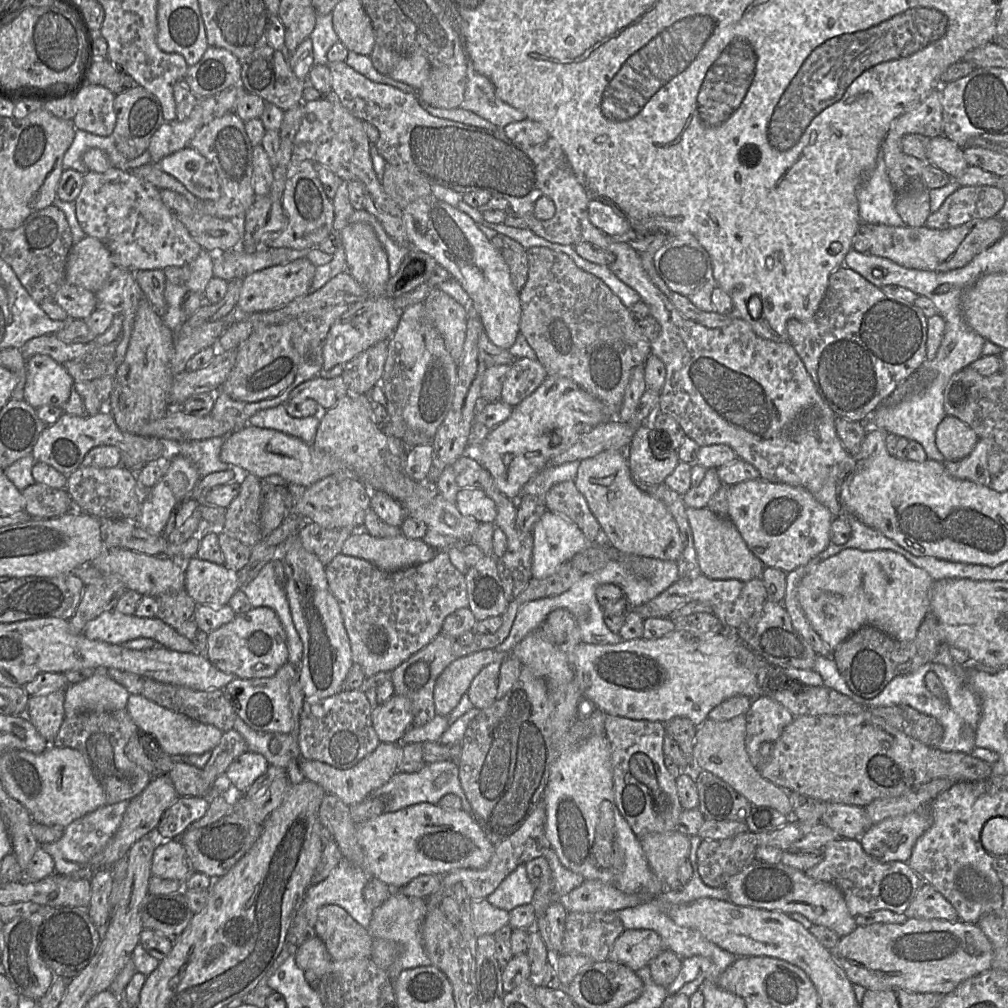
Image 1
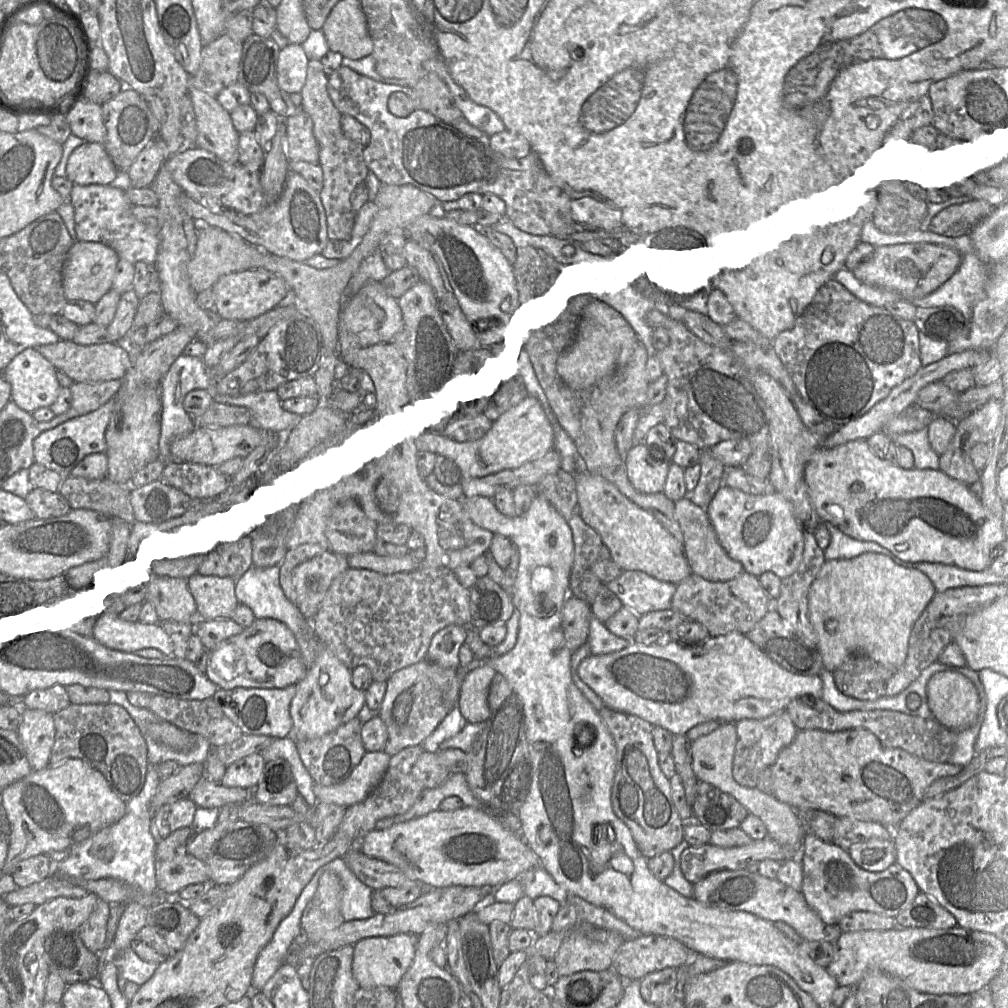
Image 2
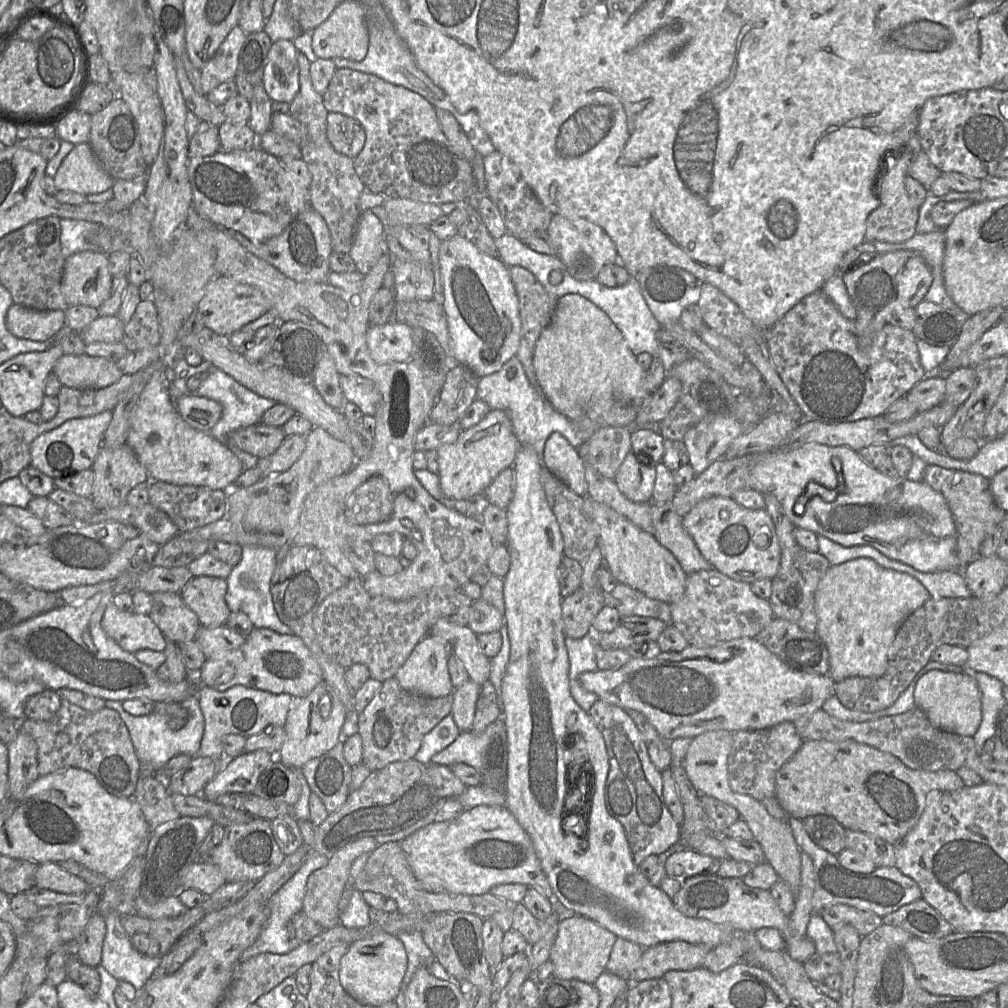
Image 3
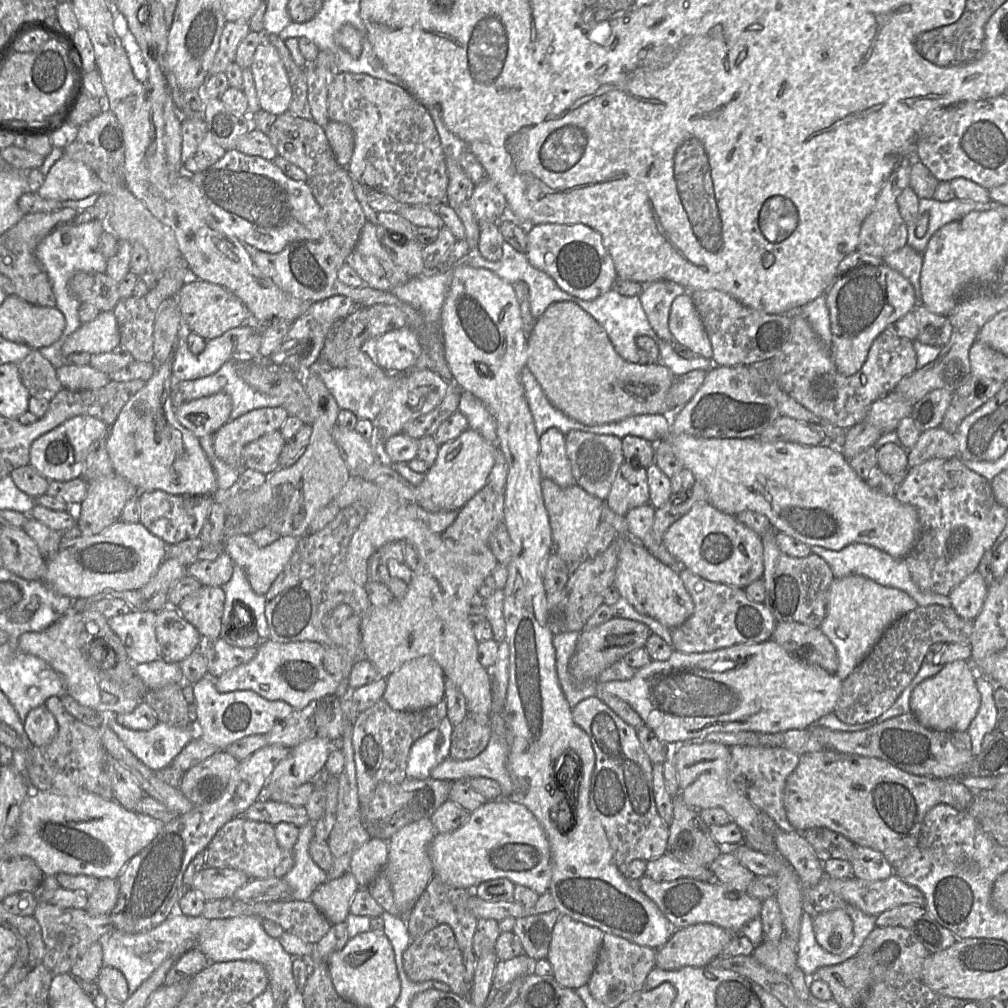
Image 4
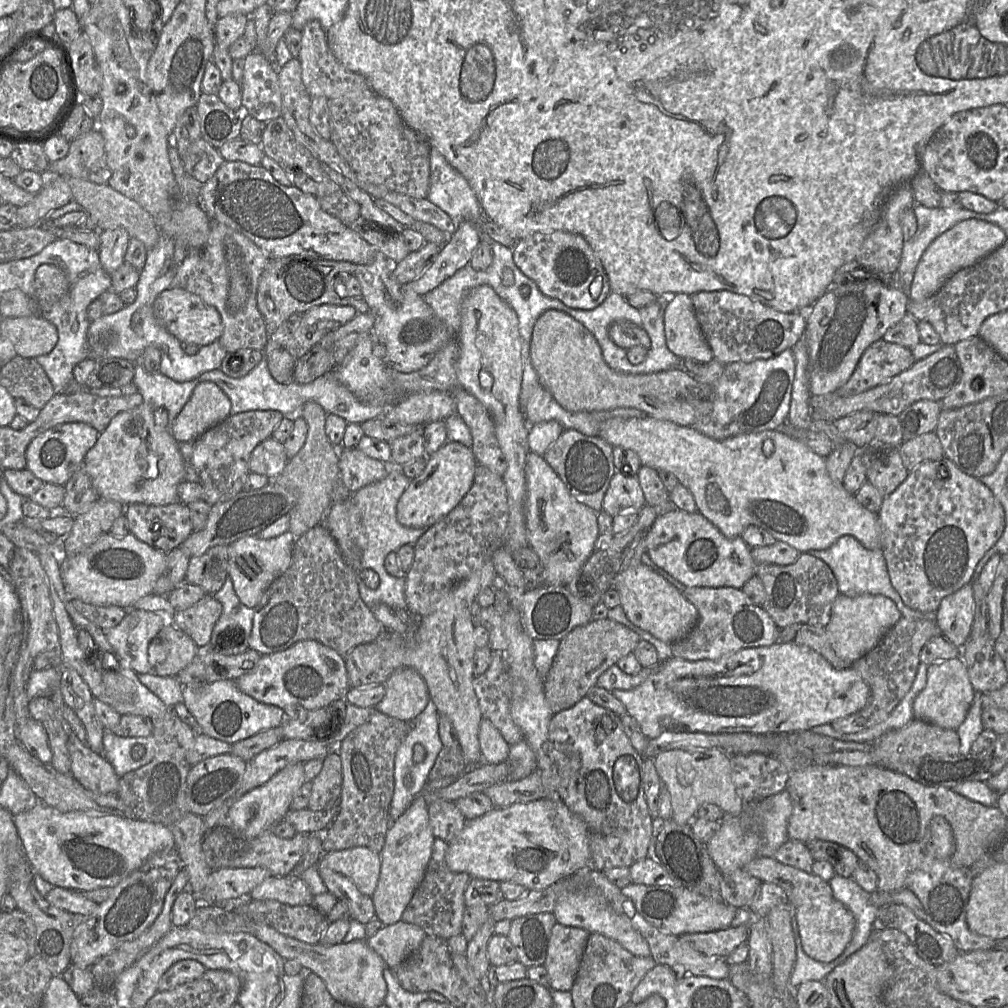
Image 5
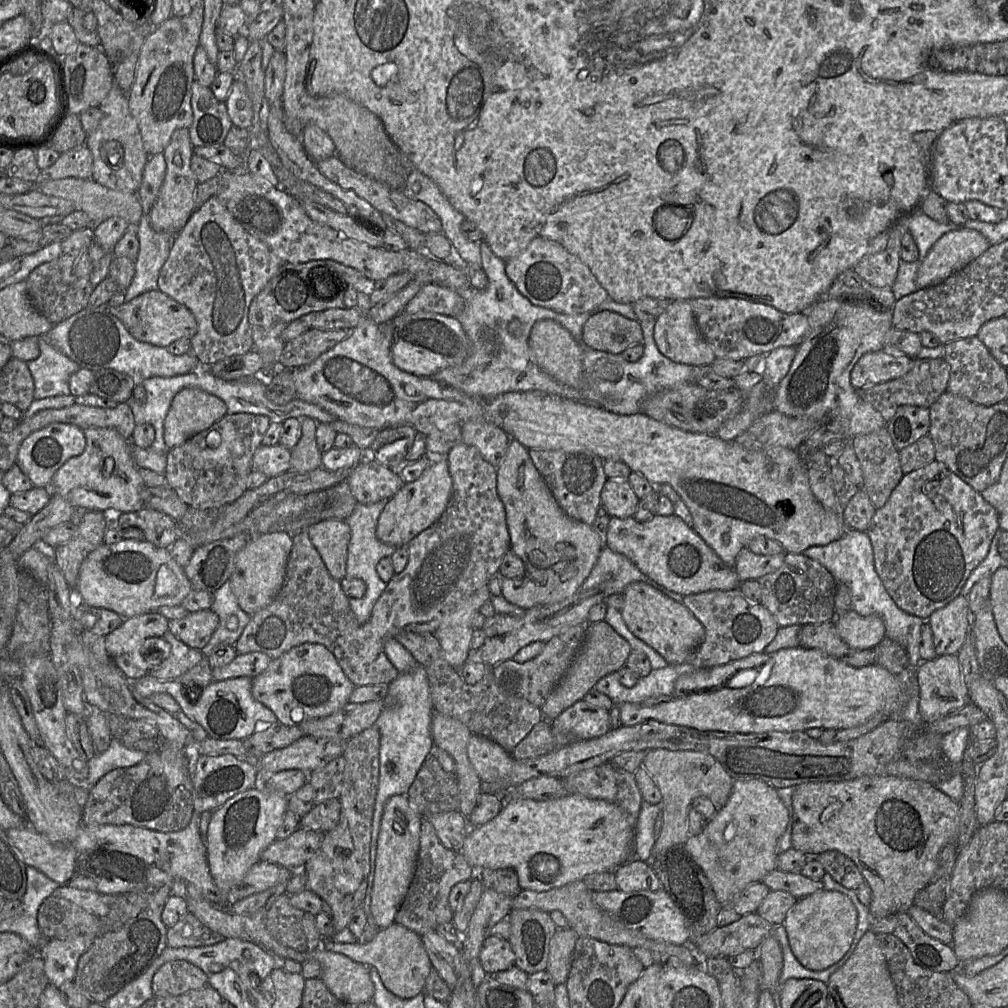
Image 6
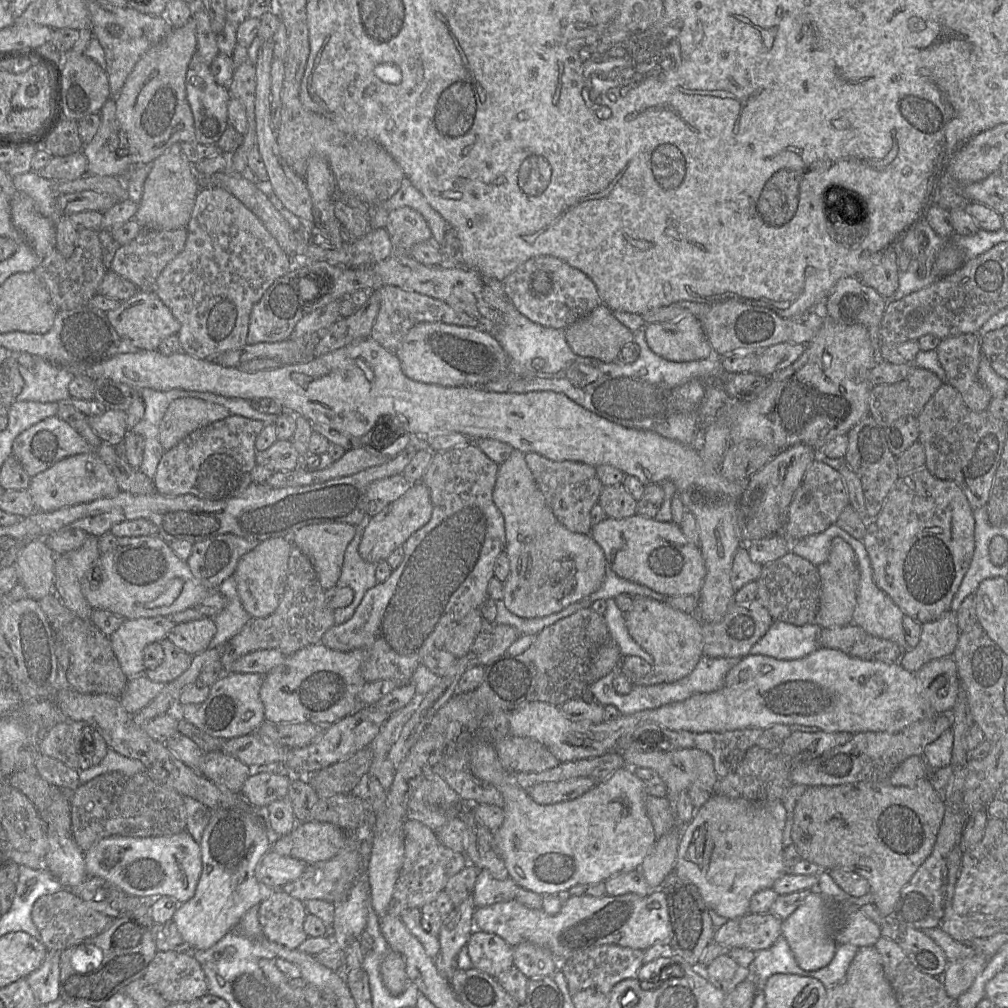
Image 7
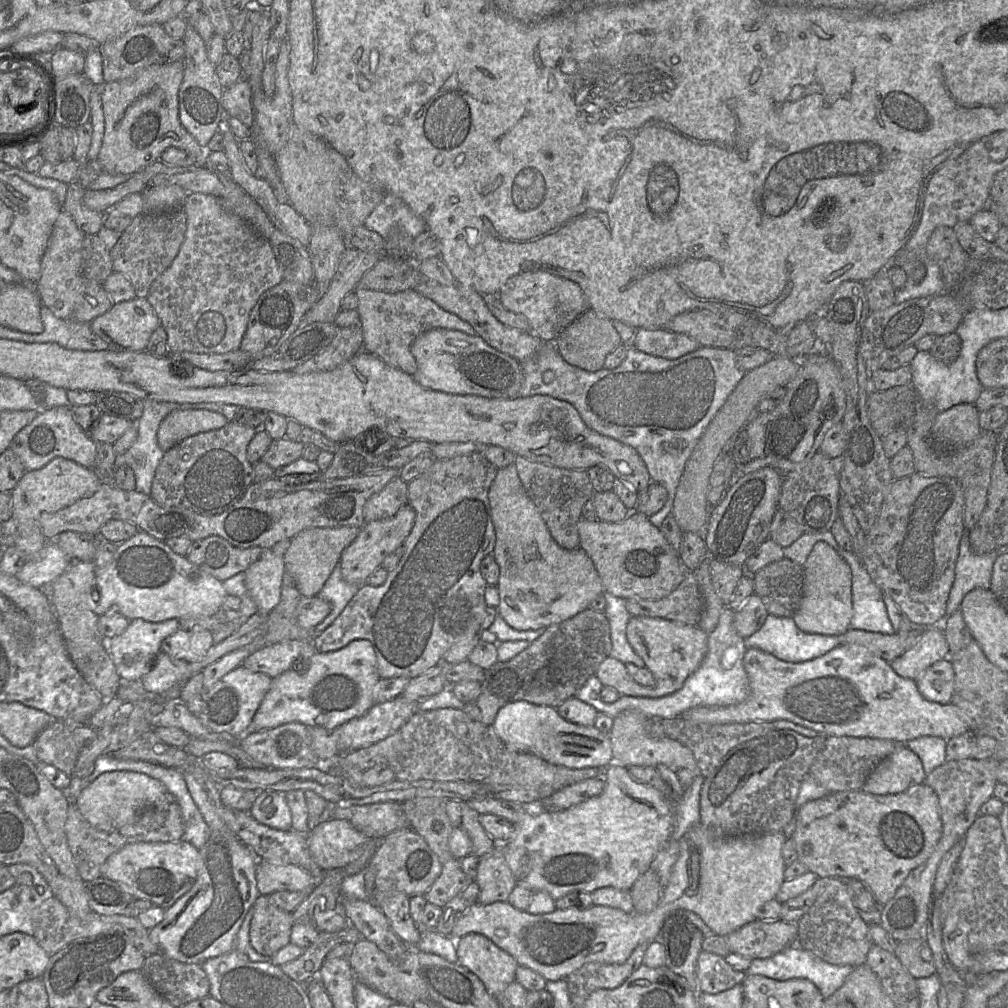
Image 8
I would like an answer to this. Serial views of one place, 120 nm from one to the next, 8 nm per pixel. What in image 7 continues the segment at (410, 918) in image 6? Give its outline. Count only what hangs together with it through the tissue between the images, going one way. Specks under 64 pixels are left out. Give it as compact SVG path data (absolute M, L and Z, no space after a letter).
M406 819L403 823L403 832L404 861L387 909L387 914L398 918L404 910L420 909L426 904L431 904L444 890L448 880L469 865L465 854L455 853L445 847L436 833L425 824Z

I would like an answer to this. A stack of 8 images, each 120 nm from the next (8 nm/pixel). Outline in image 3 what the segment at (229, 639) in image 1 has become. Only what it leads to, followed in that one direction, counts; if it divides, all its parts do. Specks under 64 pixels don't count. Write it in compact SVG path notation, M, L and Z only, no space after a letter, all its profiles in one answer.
M255 627L240 647L222 658L206 659L201 679L204 685L218 691L242 685L273 694L287 693L294 698L305 697L324 680L318 662L301 638Z

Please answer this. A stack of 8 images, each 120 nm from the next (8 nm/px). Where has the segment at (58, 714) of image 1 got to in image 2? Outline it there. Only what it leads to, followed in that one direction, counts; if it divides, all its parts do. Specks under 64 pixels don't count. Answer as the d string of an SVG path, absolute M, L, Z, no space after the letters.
M21 705L16 732L31 771L47 767L55 736L53 715L44 710L29 709Z

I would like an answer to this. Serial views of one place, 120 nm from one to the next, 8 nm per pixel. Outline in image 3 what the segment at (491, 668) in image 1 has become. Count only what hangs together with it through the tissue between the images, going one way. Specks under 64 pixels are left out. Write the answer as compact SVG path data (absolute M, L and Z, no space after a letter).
M468 679L453 692L452 714L461 732L470 731L482 686Z

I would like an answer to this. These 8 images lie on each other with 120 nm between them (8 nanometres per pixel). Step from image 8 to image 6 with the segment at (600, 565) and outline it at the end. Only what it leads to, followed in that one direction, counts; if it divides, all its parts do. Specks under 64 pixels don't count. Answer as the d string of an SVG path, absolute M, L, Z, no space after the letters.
M675 514L670 516L655 515L651 520L642 523L634 517L611 517L608 524L606 547L627 557L641 573L654 582L682 596L710 590L738 589L740 584L735 568L727 566L696 531Z

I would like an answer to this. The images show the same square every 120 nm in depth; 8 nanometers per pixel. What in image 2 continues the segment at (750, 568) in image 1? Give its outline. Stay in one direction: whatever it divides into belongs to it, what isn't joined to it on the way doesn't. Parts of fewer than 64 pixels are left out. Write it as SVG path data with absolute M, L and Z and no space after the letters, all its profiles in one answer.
M683 498L675 502L674 516L683 533L684 553L692 573L709 581L723 582L744 572L743 565L730 558L720 545L715 529L704 509Z

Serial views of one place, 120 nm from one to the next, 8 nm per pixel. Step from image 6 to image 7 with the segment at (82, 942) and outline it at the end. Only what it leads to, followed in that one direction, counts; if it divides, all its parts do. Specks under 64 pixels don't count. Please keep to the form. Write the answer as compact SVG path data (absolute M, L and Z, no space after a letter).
M49 950L42 965L26 977L40 1006L55 1007L59 1002L60 953Z

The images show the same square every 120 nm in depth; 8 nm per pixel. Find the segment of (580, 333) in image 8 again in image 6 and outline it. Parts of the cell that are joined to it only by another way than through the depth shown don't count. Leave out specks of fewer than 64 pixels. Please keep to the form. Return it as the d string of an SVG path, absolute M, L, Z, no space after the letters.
M611 310L593 312L583 326L582 336L588 347L611 354L621 354L634 344L643 344L640 322Z

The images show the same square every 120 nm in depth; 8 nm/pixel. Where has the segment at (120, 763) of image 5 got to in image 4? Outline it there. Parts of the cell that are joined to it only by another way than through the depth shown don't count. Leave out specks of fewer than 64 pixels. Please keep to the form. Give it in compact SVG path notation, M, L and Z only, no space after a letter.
M106 715L107 724L123 744L154 771L171 765L183 748L197 737L197 726L178 727L158 722L150 730L132 730L120 725L115 715Z

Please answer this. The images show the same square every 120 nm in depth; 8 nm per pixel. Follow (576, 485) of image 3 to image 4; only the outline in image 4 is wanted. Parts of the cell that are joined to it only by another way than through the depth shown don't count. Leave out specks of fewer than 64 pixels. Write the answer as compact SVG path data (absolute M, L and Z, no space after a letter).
M550 428L539 437L539 466L544 478L562 488L575 484L566 453L565 435L557 428Z

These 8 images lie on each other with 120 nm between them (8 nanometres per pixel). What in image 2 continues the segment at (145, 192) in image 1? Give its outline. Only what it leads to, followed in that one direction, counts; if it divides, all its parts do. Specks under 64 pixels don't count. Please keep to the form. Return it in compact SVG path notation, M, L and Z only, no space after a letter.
M75 184L69 201L74 207L75 231L78 240L106 244L117 253L119 259L133 264L146 262L154 266L160 246L159 233L136 219L126 190L111 184Z

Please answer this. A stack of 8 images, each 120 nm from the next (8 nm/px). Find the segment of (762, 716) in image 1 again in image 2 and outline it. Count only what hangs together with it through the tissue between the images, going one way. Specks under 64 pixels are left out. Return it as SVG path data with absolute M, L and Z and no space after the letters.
M786 710L763 719L741 719L735 726L737 743L732 766L733 778L741 786L756 788L759 774L774 765L781 750L793 742L798 729Z

